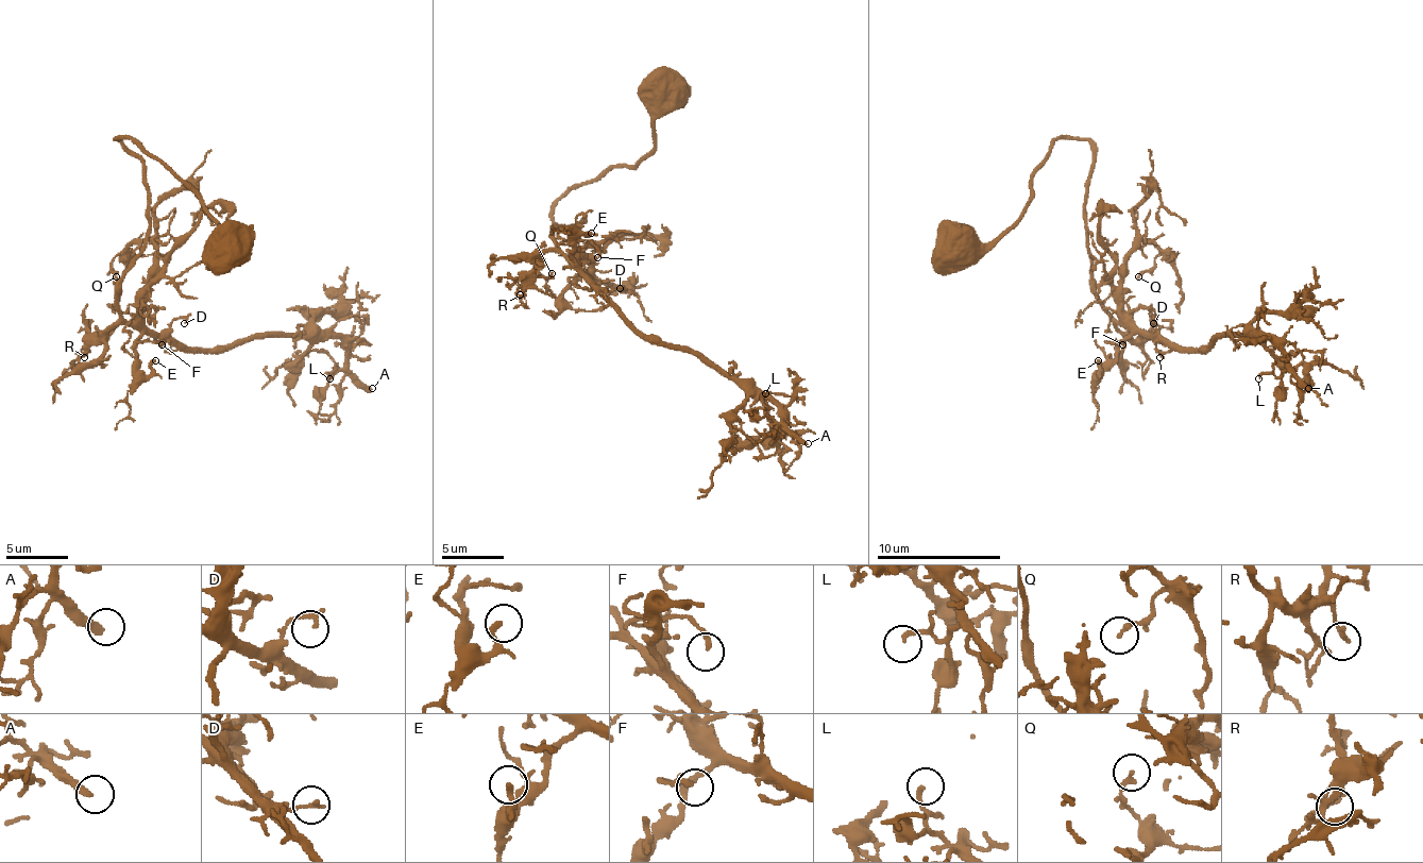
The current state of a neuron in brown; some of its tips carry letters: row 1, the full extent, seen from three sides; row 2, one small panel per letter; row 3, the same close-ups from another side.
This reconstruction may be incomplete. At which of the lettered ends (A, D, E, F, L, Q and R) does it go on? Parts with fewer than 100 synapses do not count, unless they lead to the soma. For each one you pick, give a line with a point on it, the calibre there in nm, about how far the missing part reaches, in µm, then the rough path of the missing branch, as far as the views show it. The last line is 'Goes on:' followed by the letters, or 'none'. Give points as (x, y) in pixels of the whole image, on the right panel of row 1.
A: at (1308, 388); 320 nm thick; about 110 µm are missing
Goes on: A

